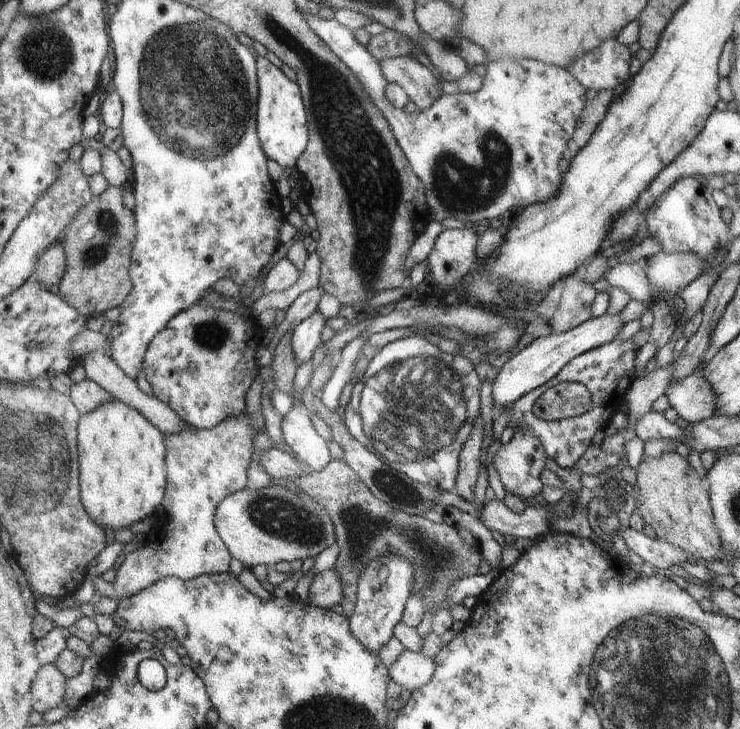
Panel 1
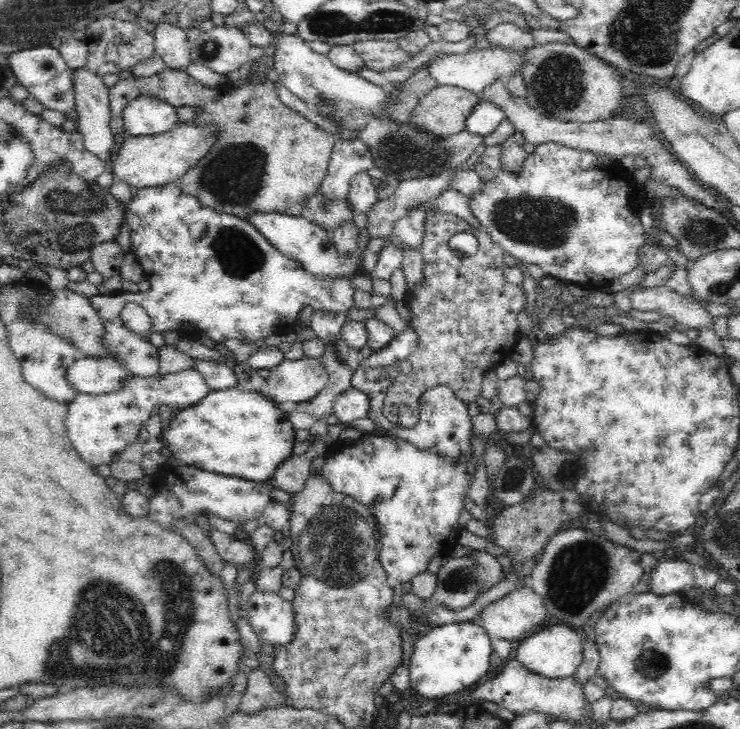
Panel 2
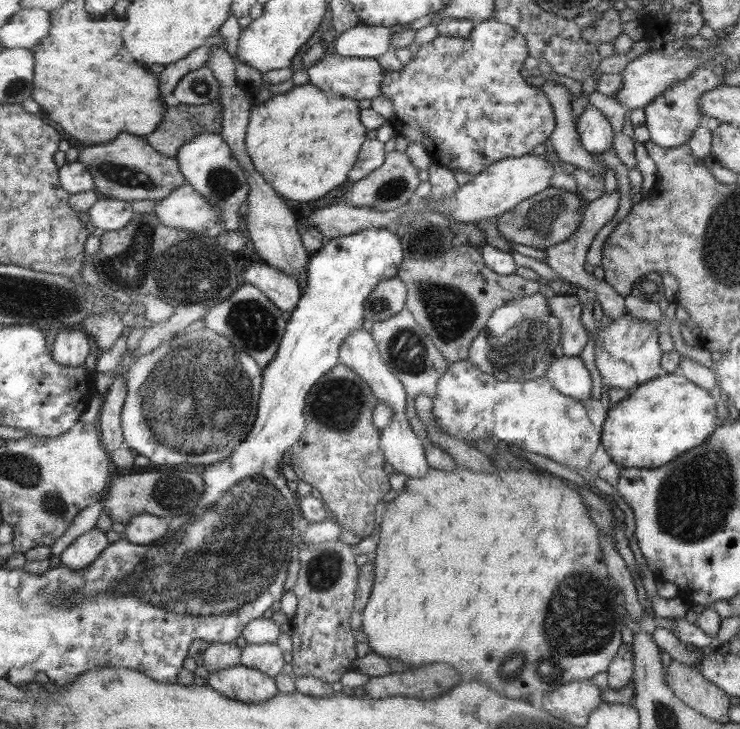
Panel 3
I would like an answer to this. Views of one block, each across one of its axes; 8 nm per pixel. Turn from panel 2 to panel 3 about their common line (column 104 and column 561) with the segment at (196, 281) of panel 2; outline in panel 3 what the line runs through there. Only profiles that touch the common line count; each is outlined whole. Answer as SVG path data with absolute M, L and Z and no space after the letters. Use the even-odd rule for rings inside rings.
M555 294L547 298L549 310L555 318L561 320L561 348L565 358L579 358L583 346L587 344L587 330L581 326L581 304L575 296L561 296Z

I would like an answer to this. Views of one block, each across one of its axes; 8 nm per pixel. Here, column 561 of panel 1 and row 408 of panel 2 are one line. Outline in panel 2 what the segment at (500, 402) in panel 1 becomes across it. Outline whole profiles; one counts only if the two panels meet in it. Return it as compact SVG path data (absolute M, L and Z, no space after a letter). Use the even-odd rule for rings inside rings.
M356 388L336 396L332 420L350 426L358 418L368 418L368 396Z

